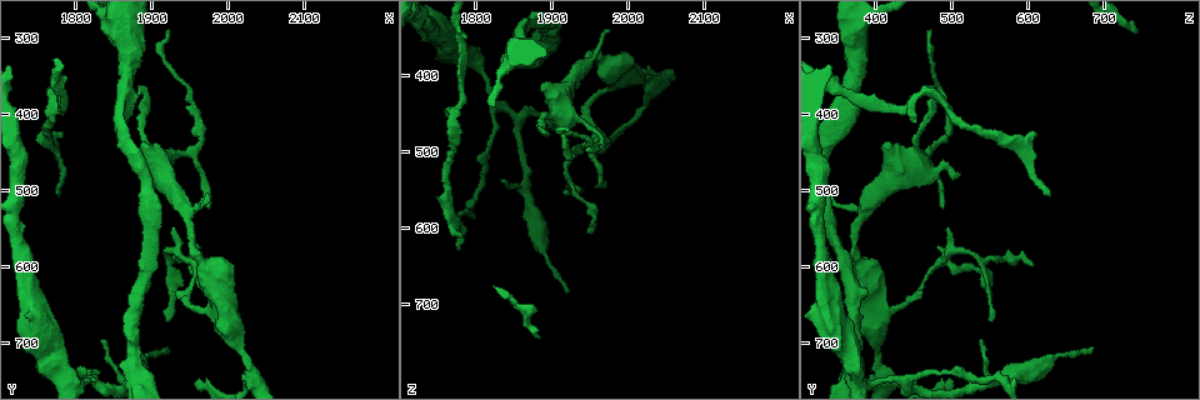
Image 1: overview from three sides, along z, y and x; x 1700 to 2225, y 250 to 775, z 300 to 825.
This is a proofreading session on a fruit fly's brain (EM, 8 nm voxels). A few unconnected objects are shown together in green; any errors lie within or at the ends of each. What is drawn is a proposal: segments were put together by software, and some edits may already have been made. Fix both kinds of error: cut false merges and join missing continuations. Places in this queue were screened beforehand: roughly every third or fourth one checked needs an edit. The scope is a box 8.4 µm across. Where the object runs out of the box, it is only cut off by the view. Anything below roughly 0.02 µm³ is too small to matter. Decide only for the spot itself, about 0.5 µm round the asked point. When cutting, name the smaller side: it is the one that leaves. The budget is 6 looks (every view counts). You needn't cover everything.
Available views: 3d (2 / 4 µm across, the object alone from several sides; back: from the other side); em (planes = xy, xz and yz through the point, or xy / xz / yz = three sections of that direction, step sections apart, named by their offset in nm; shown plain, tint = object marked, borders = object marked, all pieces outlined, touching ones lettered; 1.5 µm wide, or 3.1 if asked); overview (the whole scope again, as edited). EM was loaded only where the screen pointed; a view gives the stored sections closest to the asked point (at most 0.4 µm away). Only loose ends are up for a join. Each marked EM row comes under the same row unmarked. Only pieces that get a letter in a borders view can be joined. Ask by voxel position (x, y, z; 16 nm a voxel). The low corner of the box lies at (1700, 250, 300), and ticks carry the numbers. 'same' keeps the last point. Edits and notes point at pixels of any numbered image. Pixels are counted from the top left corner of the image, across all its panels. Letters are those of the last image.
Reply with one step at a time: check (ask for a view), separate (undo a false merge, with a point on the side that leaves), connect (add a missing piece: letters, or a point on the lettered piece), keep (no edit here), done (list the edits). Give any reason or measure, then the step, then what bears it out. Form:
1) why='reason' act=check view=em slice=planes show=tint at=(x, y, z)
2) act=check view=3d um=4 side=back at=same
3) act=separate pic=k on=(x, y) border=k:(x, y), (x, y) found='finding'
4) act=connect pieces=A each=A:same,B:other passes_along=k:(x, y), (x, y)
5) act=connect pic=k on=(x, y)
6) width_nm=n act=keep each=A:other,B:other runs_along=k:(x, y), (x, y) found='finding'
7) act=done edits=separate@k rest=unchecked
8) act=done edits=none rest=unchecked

act=check view=em slice=planes show=tint at=(1955, 570, 370)

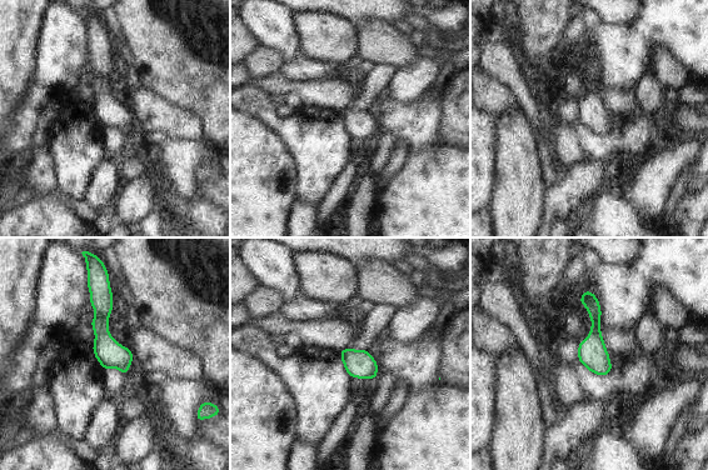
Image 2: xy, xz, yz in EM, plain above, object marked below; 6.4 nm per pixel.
why='what lies round it' act=check view=em slice=planes show=borders at=same

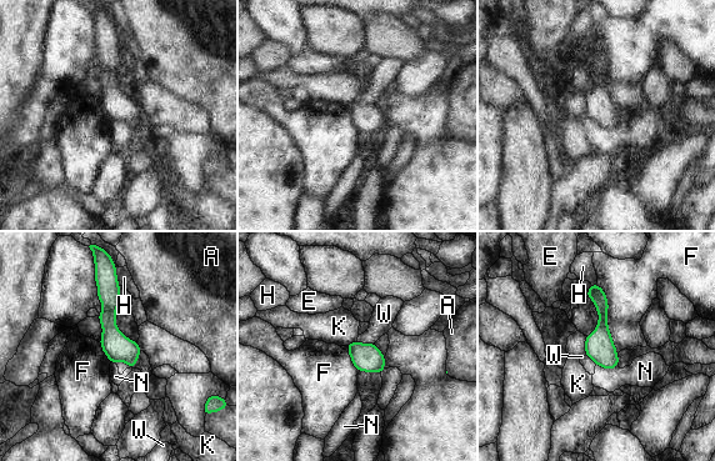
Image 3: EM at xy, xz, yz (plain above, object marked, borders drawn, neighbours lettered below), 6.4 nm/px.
act=keep each=A:other,E:other,F:other,H:other,K:other,N:other,W:other found='continuous, no second cell'

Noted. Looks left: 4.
why='branch stops here' act=check view=3d um=2 at=(1765, 405, 450)

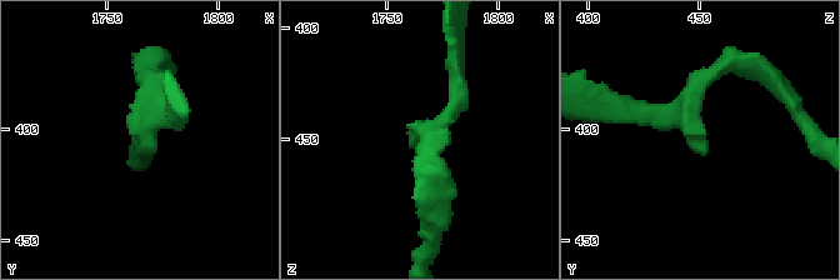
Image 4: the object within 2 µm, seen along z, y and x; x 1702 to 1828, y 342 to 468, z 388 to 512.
why='need the tissue' act=check view=em slice=planes show=borders at=(1764, 410, 452)

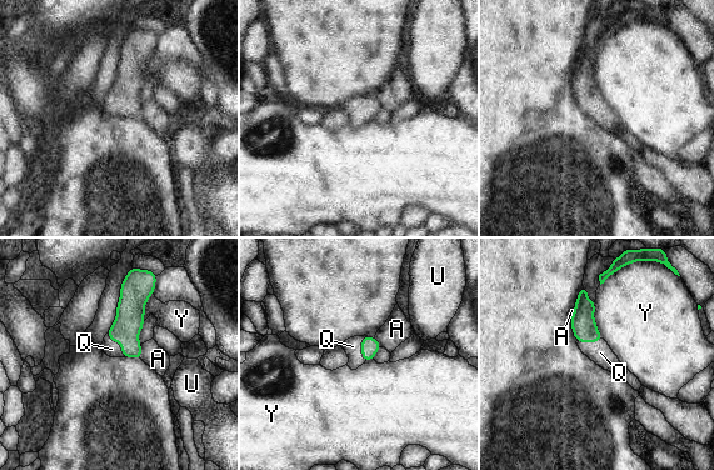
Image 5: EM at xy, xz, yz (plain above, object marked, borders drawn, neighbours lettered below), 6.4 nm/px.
act=connect pieces=Q each=A:other,Q:same,U:other,Y:other passes_along=5:(130, 310), (119, 341), (111, 349) found='it goes on there'

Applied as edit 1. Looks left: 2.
why='three-way junction' act=check view=em slice=yz step=8 show=tint at=(1825, 745, 455)

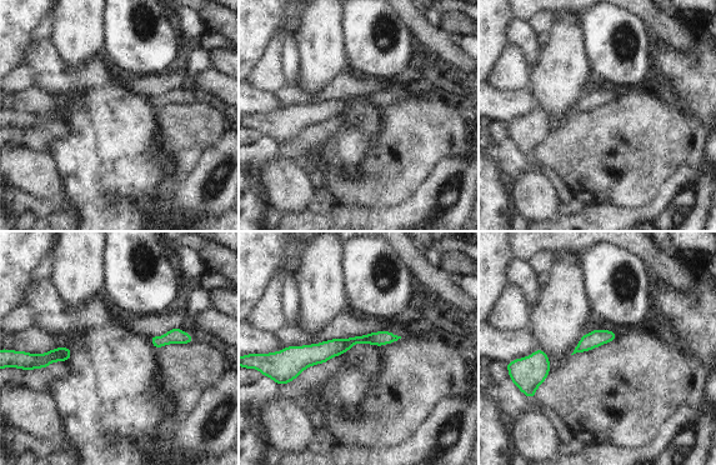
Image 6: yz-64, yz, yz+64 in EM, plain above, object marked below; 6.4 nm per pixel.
why='cut it another way' act=check view=em slice=planes show=borders at=same

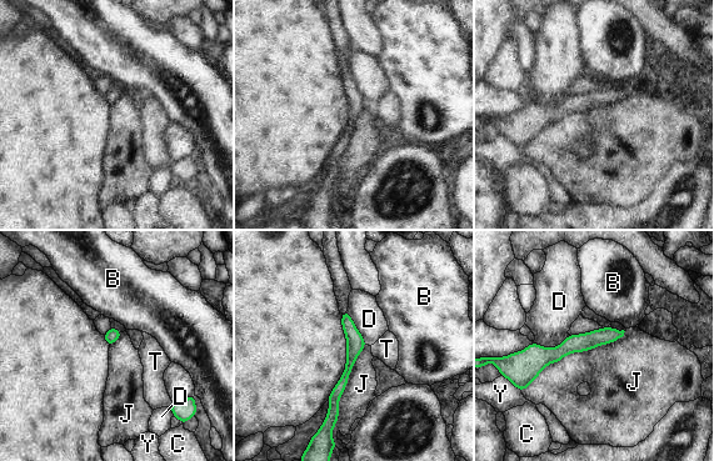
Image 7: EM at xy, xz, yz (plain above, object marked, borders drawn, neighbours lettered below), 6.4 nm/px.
act=keep each=B:other,C:other,D:other,J:other,T:other,Y:other runs_along=7:(619, 334), (530, 361), (490, 360) found='one cell here'

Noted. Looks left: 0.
act=done edits=connect@5 rest=unchecked

